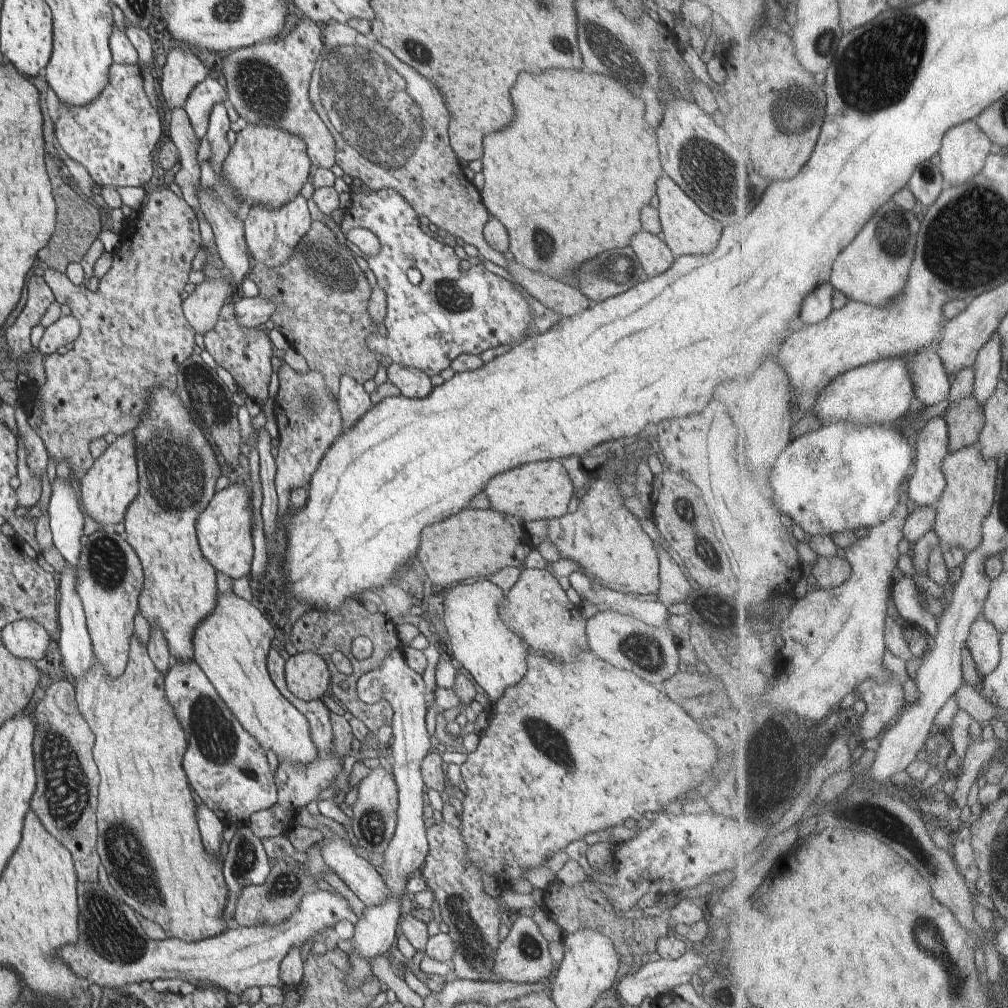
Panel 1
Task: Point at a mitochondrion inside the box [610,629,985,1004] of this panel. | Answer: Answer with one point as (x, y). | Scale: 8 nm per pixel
(927, 936)

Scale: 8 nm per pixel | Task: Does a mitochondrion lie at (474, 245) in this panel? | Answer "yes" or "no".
no

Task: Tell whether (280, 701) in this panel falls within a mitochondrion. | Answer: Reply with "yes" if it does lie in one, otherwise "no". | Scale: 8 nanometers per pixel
no

